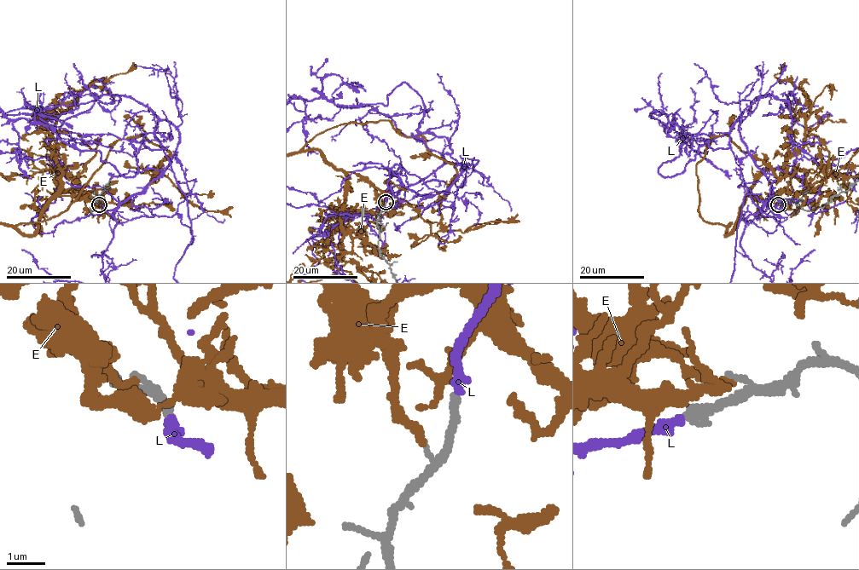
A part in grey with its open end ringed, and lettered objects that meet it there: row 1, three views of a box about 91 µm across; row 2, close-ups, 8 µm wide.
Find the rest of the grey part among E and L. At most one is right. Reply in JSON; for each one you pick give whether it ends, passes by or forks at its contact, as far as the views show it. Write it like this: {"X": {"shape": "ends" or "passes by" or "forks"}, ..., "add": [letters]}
{"L": {"shape": "ends"}, "add": ["L"]}

